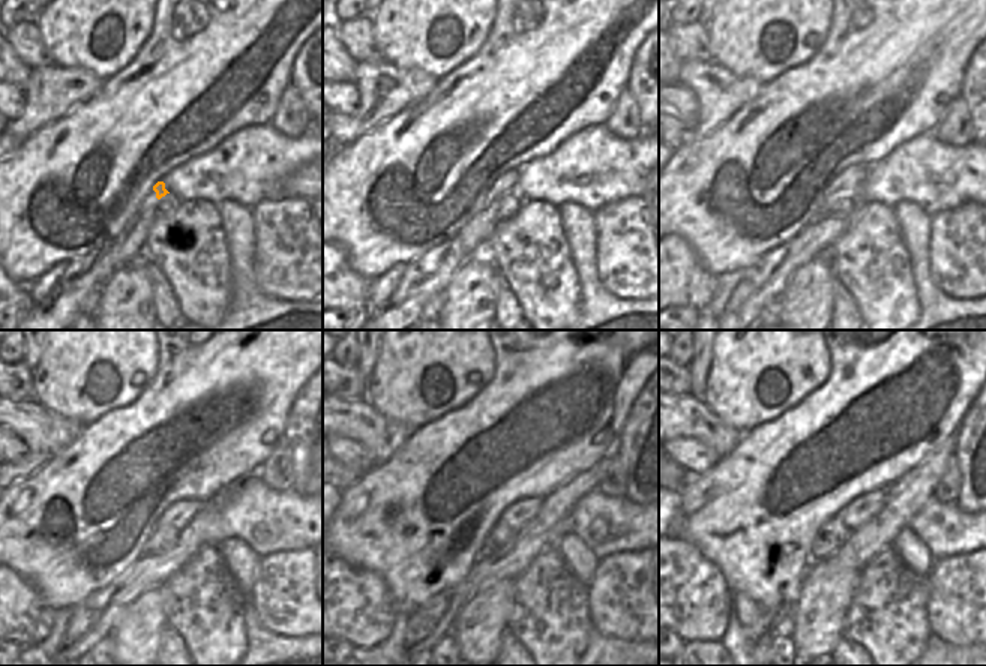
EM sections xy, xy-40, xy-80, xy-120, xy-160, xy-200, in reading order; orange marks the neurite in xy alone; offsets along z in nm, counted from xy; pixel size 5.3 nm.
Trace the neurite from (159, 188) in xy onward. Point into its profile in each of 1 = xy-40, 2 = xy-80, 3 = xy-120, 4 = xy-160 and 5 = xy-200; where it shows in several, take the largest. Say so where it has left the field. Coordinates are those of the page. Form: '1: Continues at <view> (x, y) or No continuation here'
1: Continues at xy-40 (506, 183)
2: Continues at xy-80 (850, 180)
3: Continues at xy-120 (179, 513)
4: Continues at xy-160 (518, 513)
5: Continues at xy-200 (857, 513).

